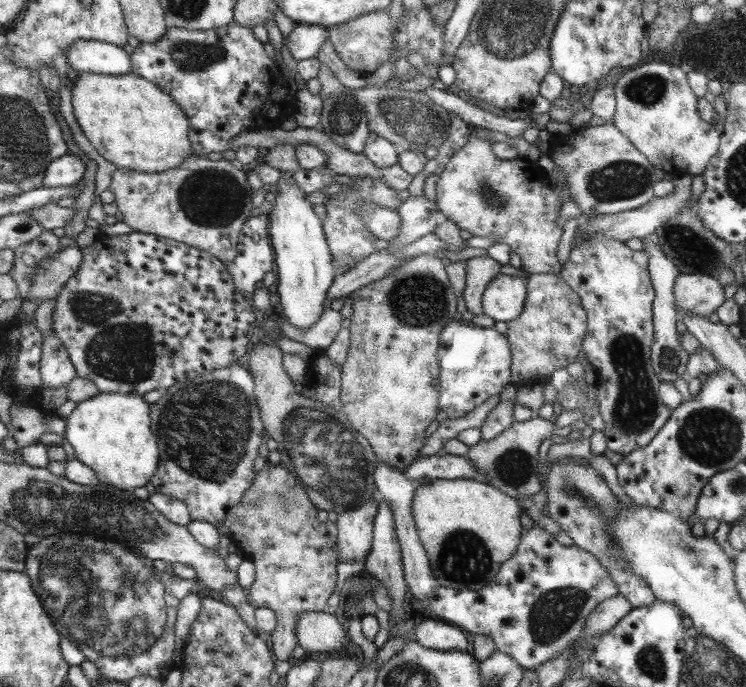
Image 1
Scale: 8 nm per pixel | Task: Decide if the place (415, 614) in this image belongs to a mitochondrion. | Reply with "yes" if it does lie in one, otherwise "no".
no

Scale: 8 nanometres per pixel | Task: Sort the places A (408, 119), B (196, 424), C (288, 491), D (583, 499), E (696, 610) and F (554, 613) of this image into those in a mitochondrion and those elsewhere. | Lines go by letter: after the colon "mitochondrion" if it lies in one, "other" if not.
A: mitochondrion
B: mitochondrion
C: mitochondrion
D: mitochondrion
E: other
F: mitochondrion

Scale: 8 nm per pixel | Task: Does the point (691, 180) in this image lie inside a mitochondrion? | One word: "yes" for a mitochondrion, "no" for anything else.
no

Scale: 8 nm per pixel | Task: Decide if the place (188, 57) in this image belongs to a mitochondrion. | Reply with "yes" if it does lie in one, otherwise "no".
yes

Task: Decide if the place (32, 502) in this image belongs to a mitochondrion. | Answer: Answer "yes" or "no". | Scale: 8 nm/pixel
yes

